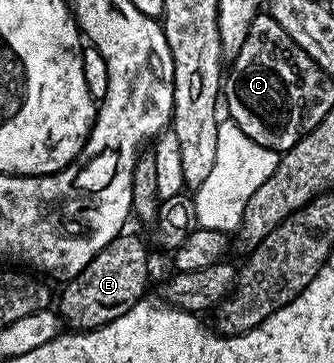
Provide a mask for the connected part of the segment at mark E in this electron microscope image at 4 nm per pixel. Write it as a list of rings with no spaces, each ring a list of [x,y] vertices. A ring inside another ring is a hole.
[[[121,234],[109,244],[78,275],[63,285],[64,293],[58,296],[60,319],[72,330],[101,328],[114,318],[122,318],[140,300],[145,299],[148,288],[148,248],[136,236]]]

